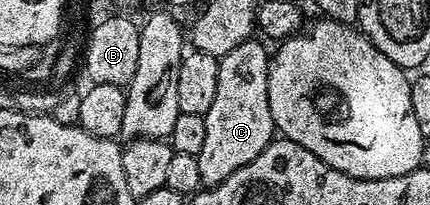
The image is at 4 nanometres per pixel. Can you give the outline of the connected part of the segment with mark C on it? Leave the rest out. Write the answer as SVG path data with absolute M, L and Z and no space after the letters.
M254 37L235 45L231 53L219 60L219 90L215 92L215 102L205 114L207 125L203 149L199 149L199 177L205 187L217 187L235 169L255 161L263 149L273 142L275 128L271 117L271 105L267 101L267 77L269 76L270 52L265 52L266 44Z

